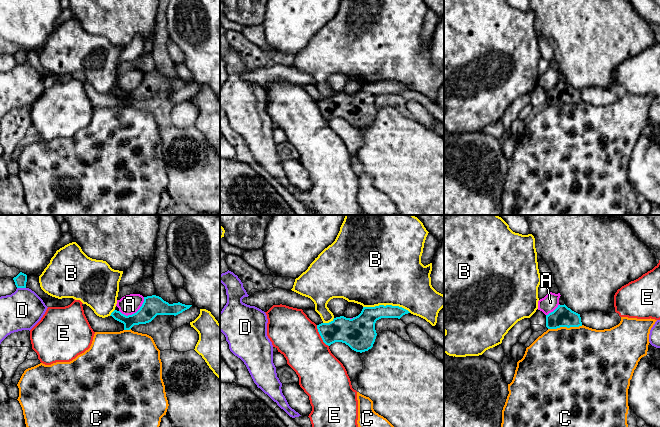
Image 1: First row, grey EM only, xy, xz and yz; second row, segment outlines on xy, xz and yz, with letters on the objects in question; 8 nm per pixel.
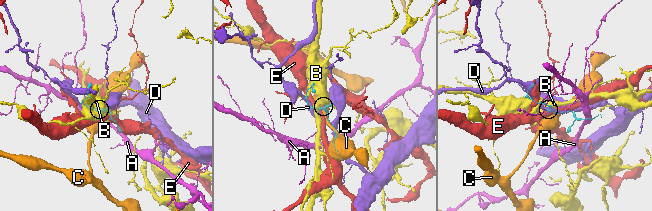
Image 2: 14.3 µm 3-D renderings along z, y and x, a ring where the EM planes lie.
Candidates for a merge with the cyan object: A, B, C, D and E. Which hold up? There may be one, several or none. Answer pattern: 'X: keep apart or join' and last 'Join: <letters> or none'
A: keep apart
B: keep apart
C: join
D: keep apart
E: keep apart
Join: C

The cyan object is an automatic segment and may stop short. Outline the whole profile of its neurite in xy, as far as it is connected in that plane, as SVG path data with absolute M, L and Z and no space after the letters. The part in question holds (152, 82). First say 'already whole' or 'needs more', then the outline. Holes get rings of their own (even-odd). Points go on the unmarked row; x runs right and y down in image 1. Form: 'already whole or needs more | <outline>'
already whole | M152 71L144 73L140 85L132 91L124 91L114 86L110 92L124 100L124 106L130 106L134 101L151 98L157 91L178 91L189 85L192 81L185 81L180 78L169 80L161 73Z

